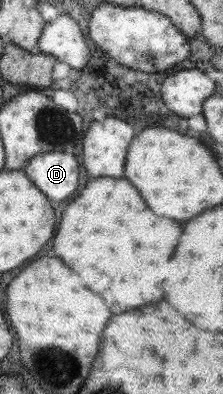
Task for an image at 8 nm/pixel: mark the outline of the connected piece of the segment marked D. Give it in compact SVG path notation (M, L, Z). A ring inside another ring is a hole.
M70 150L65 154L59 151L35 154L21 170L25 170L27 178L47 196L47 200L63 202L77 190L79 166Z

